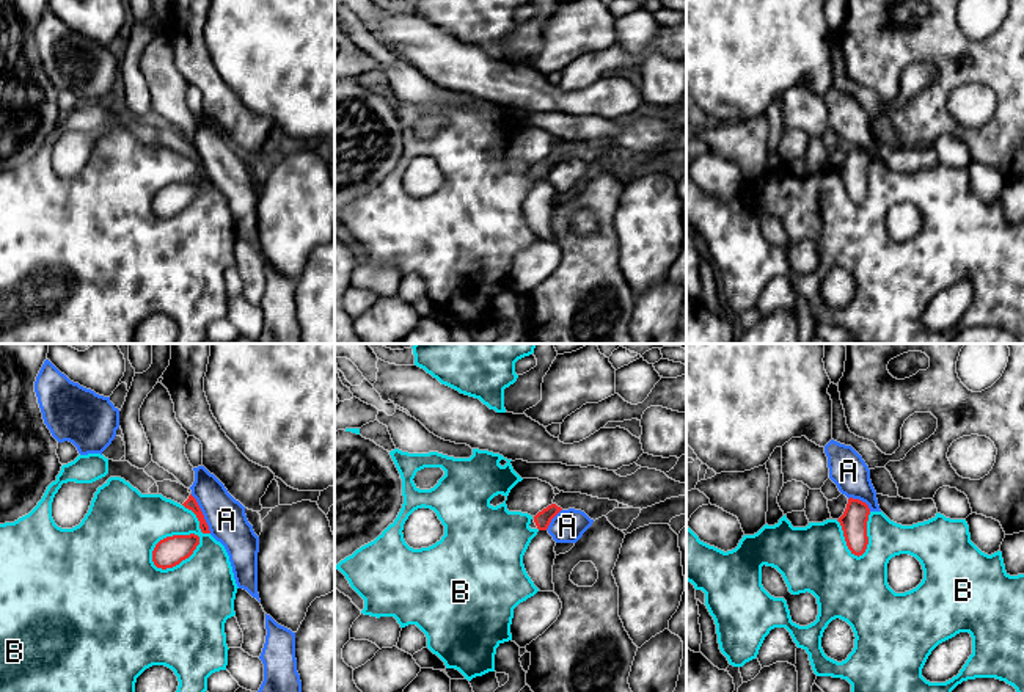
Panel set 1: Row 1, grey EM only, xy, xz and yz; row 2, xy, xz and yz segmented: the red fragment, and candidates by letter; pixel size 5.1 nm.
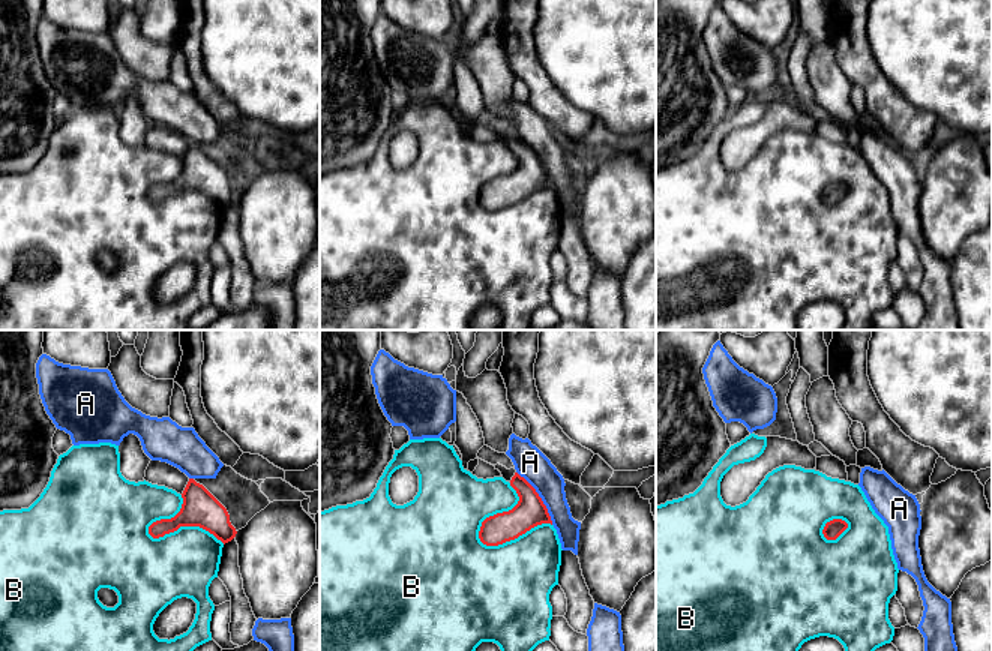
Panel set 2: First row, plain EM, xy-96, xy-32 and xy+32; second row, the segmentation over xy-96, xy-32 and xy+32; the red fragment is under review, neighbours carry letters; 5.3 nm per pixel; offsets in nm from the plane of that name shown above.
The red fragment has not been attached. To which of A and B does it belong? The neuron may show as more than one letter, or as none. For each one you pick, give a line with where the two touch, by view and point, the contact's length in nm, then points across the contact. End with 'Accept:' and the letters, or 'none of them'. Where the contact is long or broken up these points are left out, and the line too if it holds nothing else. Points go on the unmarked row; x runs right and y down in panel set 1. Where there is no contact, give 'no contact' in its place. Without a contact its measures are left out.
Accept: none of them

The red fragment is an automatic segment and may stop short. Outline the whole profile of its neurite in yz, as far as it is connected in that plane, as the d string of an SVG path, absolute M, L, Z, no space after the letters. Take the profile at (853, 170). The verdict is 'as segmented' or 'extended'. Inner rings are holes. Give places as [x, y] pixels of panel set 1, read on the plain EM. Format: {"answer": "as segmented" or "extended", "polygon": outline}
{"answer": "as segmented", "polygon": "M848 148L843 163L837 168L842 174L848 198L854 204L862 204L869 193L867 169L870 157L859 148Z"}

